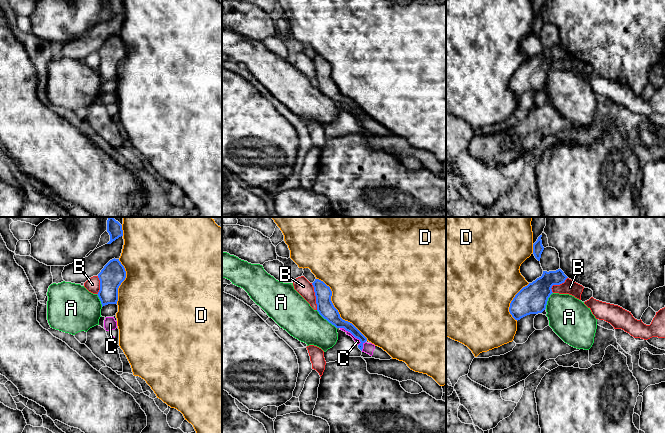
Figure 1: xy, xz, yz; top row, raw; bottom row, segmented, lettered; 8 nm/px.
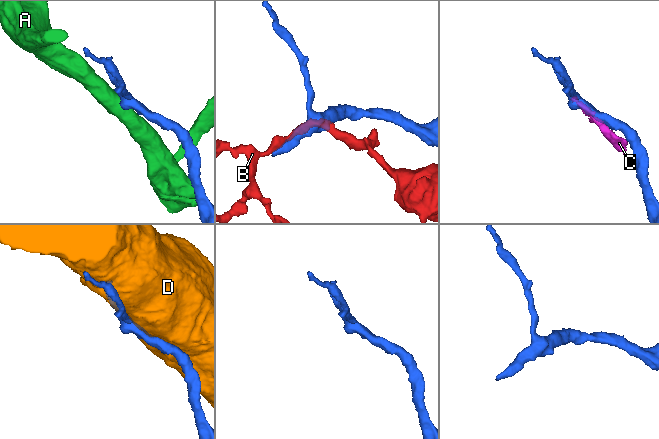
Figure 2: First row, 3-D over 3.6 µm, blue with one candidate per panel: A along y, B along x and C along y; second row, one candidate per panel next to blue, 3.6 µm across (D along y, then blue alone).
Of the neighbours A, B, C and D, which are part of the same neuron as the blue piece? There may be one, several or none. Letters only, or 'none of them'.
none of them

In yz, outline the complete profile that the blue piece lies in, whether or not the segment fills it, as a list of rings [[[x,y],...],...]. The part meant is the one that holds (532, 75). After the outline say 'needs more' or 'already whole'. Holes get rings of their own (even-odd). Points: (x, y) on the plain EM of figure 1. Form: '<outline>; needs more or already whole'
[[[561,45],[543,47],[541,53],[523,63],[510,79],[509,88],[515,96],[530,91],[542,89],[546,85],[547,77],[553,61],[560,61],[568,53]]]; already whole

